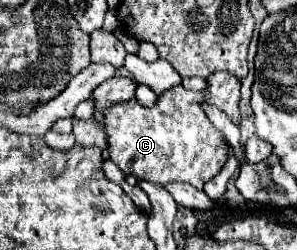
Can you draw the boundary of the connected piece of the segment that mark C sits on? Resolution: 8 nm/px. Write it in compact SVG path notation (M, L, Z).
M218 71L214 75L210 75L208 85L204 91L188 91L182 85L176 85L168 91L164 91L162 95L158 95L158 101L152 107L144 107L140 105L136 99L130 101L122 101L118 105L110 105L110 109L106 109L104 113L104 129L106 129L106 145L110 151L110 159L128 175L136 175L142 181L150 181L154 185L170 185L174 181L180 183L188 183L196 189L202 189L206 181L210 181L212 177L216 177L224 163L228 161L228 145L222 137L220 131L214 129L214 125L208 121L202 105L210 103L214 107L218 107L220 111L224 111L230 121L234 125L240 125L240 81L238 77L226 73L226 71Z

